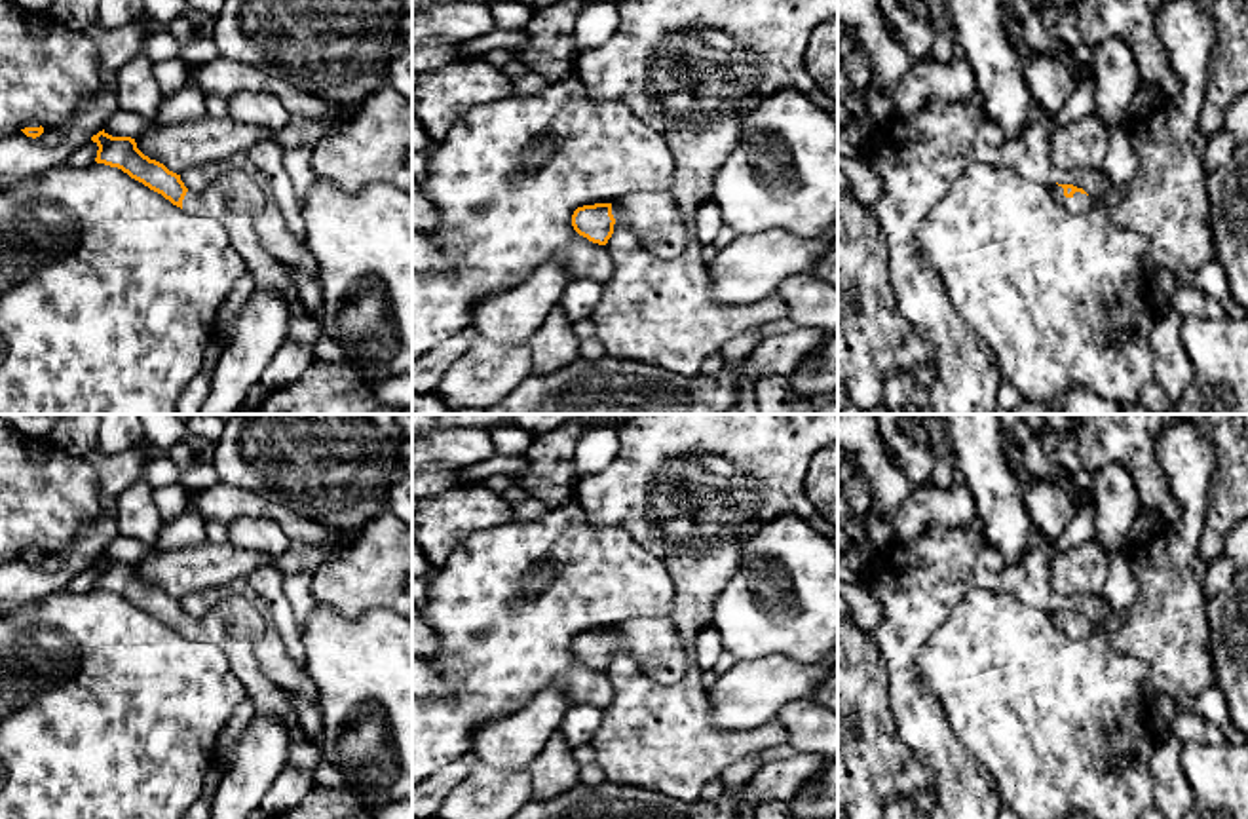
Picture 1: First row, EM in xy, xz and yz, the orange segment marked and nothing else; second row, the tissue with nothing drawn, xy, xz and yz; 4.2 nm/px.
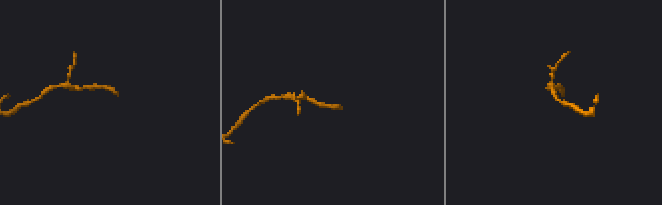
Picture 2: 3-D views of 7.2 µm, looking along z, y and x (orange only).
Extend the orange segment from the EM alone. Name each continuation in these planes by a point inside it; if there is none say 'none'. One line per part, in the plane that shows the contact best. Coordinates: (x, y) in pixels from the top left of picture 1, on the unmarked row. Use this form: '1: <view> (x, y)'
1: yz (1079, 628)

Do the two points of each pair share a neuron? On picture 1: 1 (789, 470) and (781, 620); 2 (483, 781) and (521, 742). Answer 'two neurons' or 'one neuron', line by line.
1: two neurons
2: two neurons

